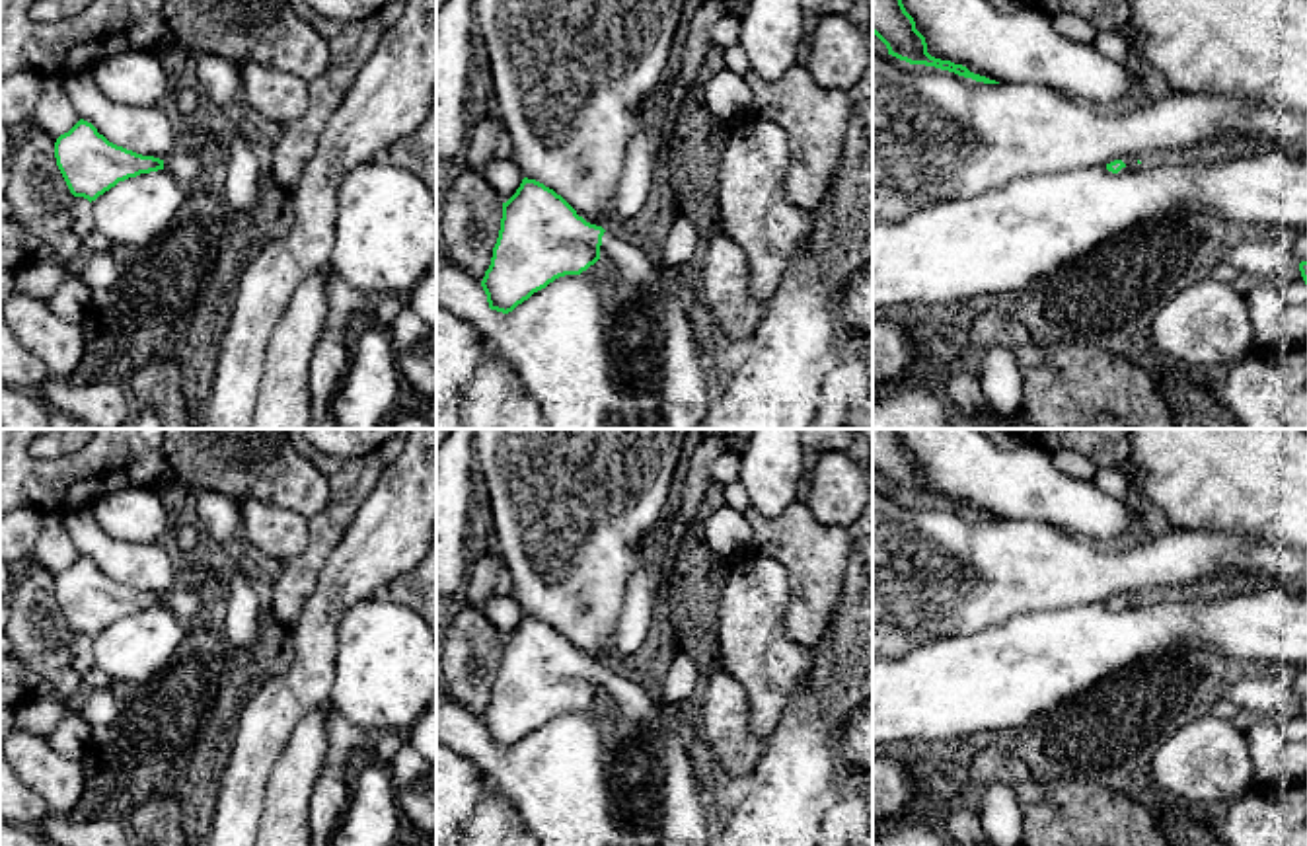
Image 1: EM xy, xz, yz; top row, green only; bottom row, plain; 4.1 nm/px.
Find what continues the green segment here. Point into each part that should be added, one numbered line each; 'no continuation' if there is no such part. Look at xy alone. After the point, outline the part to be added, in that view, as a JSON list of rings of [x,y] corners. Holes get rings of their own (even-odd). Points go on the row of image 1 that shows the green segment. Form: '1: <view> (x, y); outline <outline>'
1: xy (182, 166); outline [[[168,154],[164,158],[164,170],[171,173],[177,181],[189,181],[197,177],[203,170],[203,162],[193,154]]]

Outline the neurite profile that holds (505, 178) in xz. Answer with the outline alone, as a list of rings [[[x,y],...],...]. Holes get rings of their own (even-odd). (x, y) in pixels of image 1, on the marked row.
[[[510,158],[489,160],[481,173],[499,193],[503,203],[506,203],[516,193],[524,179],[518,166]]]

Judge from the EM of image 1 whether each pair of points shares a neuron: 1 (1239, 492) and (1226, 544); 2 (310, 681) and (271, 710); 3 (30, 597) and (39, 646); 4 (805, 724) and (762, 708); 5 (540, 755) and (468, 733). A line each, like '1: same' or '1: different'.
1: different
2: same
3: same
4: different
5: same

